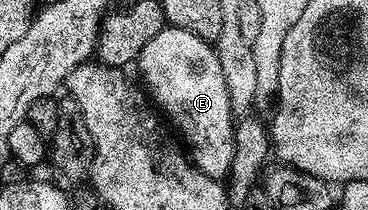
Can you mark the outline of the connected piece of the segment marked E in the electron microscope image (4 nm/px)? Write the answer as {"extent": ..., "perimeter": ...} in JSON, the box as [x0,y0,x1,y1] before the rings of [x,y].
{"extent":[136,26,236,181],"perimeter":[[[164,26],[160,34],[144,46],[136,68],[142,71],[141,83],[149,99],[167,121],[170,119],[182,131],[192,163],[208,174],[208,178],[225,181],[232,166],[236,113],[230,104],[215,45],[183,28]]]}

